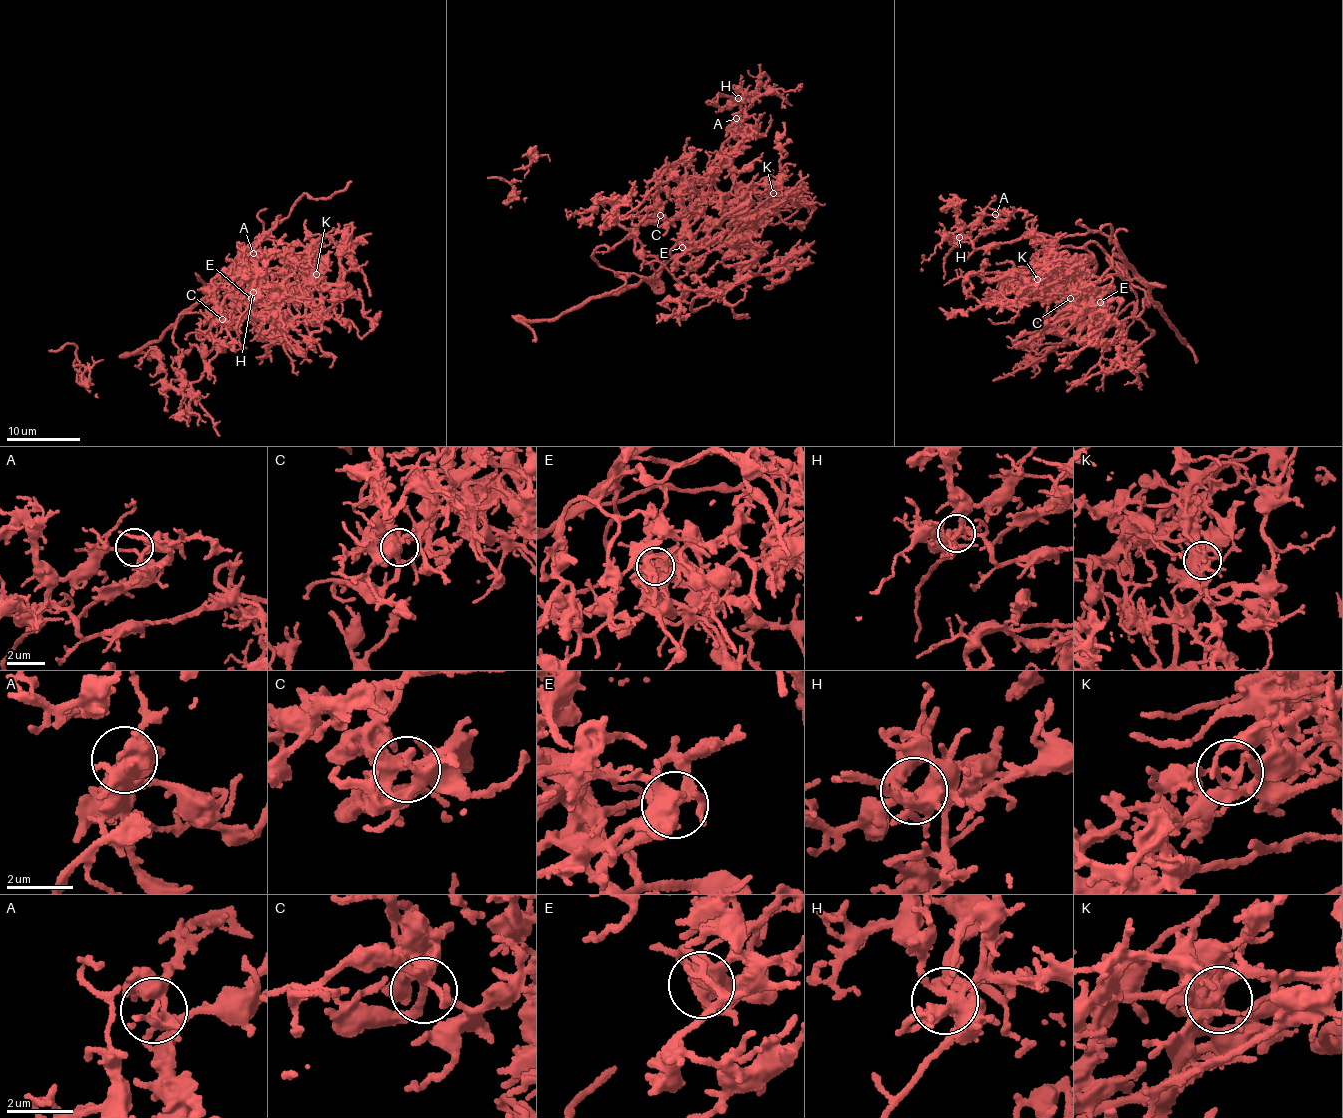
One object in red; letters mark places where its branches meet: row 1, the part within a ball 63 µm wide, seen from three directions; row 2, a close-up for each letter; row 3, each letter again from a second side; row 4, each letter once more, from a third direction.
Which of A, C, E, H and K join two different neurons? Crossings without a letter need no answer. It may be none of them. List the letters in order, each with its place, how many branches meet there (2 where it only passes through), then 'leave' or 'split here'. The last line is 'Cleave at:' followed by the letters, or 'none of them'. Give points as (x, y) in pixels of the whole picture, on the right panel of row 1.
A: at (995, 214); 4 branches meet; leave
C: at (1070, 298); 4 branches meet; leave
E: at (1100, 302); 6 branches meet; leave
H: at (959, 237); 9 branches meet; leave
K: at (1037, 279); 4 branches meet; split here
Cleave at: K

